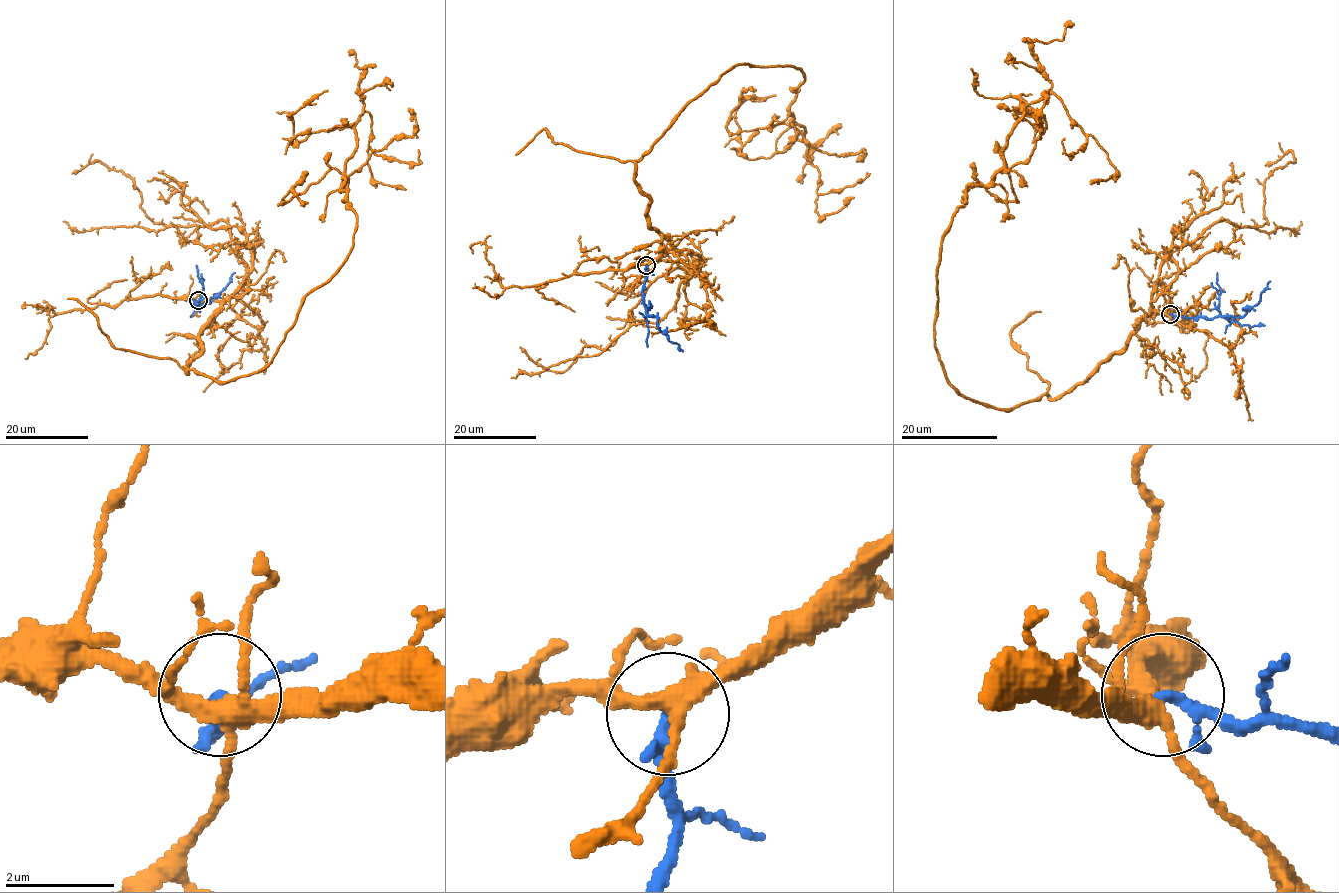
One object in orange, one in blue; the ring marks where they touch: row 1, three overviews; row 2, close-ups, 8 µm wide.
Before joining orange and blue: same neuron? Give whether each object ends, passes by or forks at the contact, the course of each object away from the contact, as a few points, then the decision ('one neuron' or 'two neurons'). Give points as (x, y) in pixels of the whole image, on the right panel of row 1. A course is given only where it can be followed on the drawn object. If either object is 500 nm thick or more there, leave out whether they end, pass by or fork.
orange forks there; blue passes by; orange runs (1169, 314), (1056, 398), (993, 408), (950, 383), (941, 240), (1023, 111), (1045, 128), (970, 69); blue runs (1169, 314), (1209, 319), (1241, 316), (1259, 302), (1260, 293), (1270, 281); one neuron

